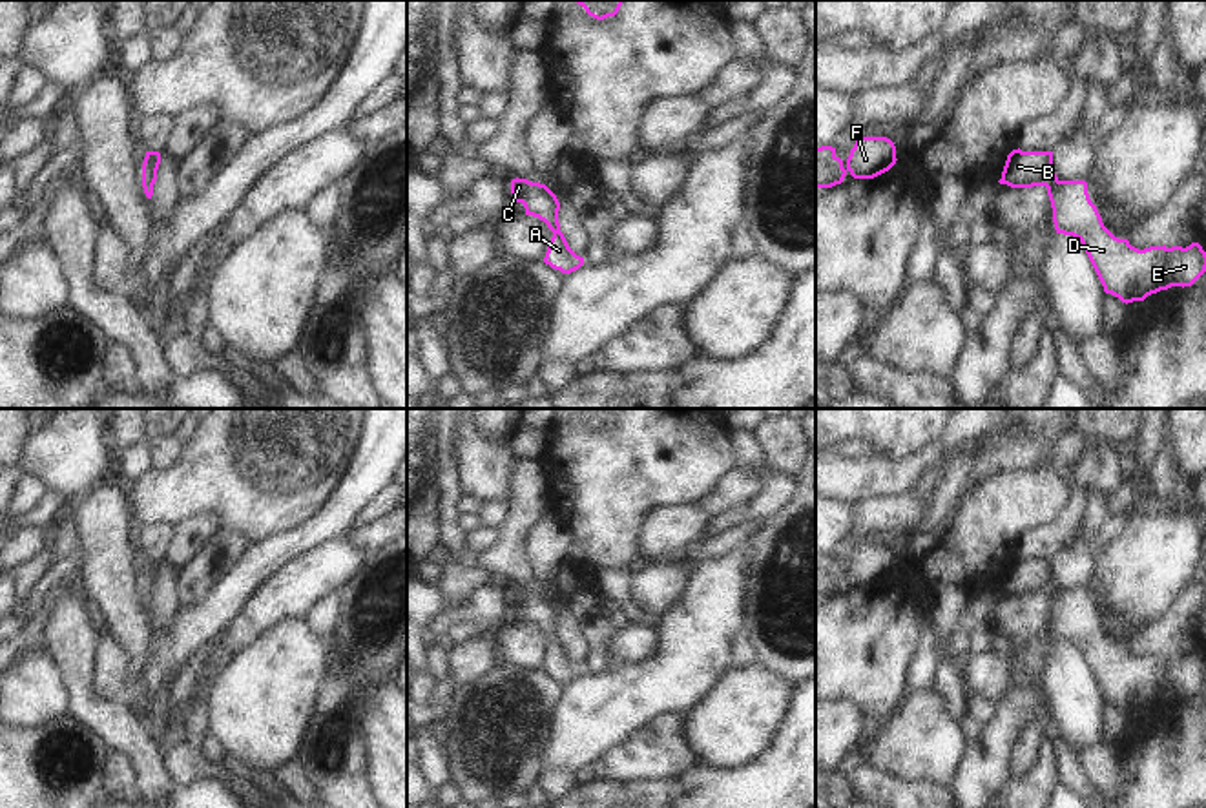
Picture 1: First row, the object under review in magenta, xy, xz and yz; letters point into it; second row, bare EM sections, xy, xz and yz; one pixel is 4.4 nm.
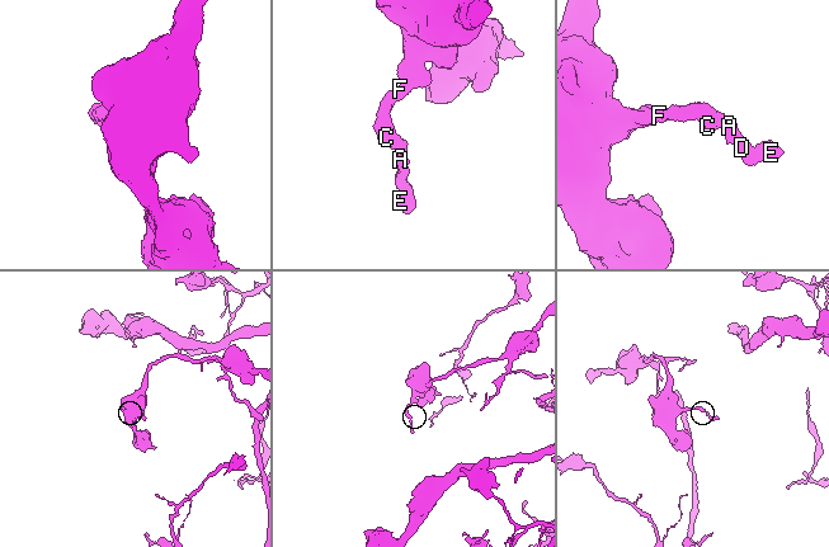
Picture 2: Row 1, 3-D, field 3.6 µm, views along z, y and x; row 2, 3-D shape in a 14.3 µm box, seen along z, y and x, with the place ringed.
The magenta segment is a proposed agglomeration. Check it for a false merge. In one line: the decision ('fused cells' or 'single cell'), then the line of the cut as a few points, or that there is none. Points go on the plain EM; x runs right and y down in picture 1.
single cell; cut none

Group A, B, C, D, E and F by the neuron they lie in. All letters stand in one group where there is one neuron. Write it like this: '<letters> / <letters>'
A B C D E F

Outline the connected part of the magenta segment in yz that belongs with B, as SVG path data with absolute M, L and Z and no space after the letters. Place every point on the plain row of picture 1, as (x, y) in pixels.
M1013 558L998 591L1011 596L1045 595L1056 642L1082 651L1104 700L1126 713L1171 695L1191 695L1206 680L1206 660L1199 651L1138 658L1115 646L1091 611L1087 591L1056 585L1053 560Z

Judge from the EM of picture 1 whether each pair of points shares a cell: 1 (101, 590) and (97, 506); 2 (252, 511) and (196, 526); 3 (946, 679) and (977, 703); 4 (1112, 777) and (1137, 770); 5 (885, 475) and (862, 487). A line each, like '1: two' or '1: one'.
1: one
2: two
3: two
4: two
5: one

